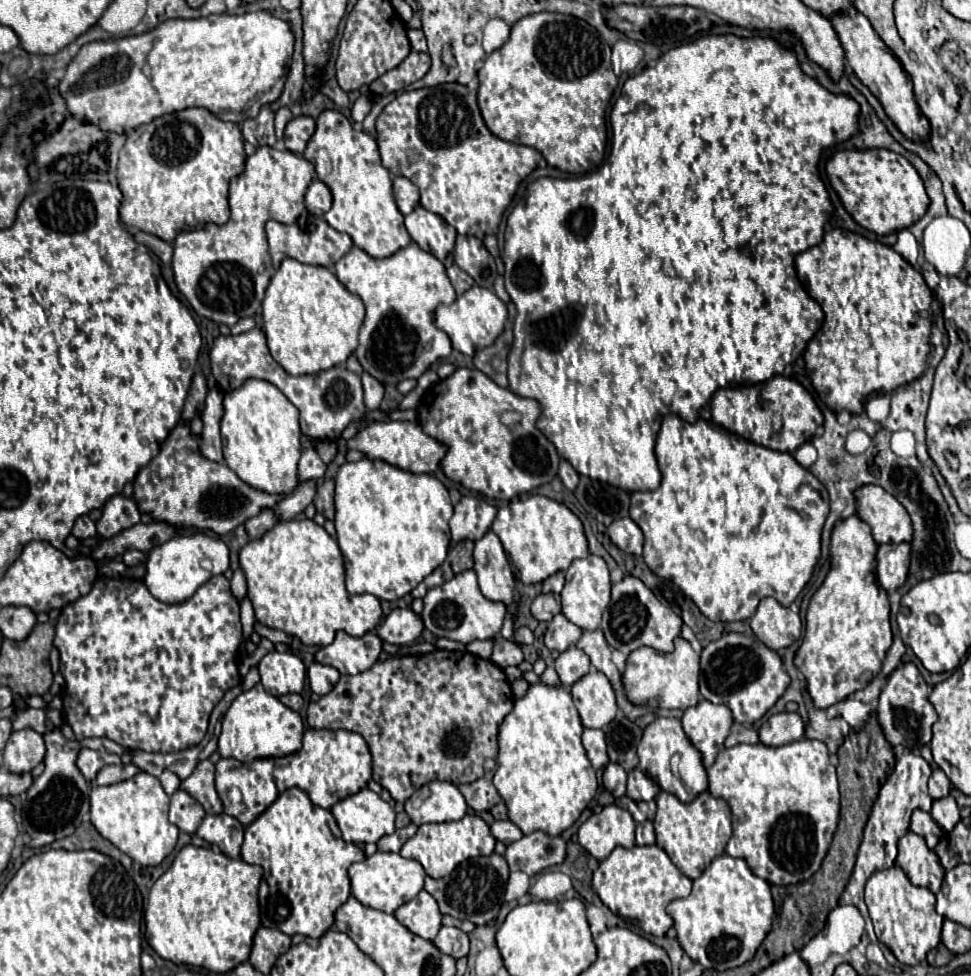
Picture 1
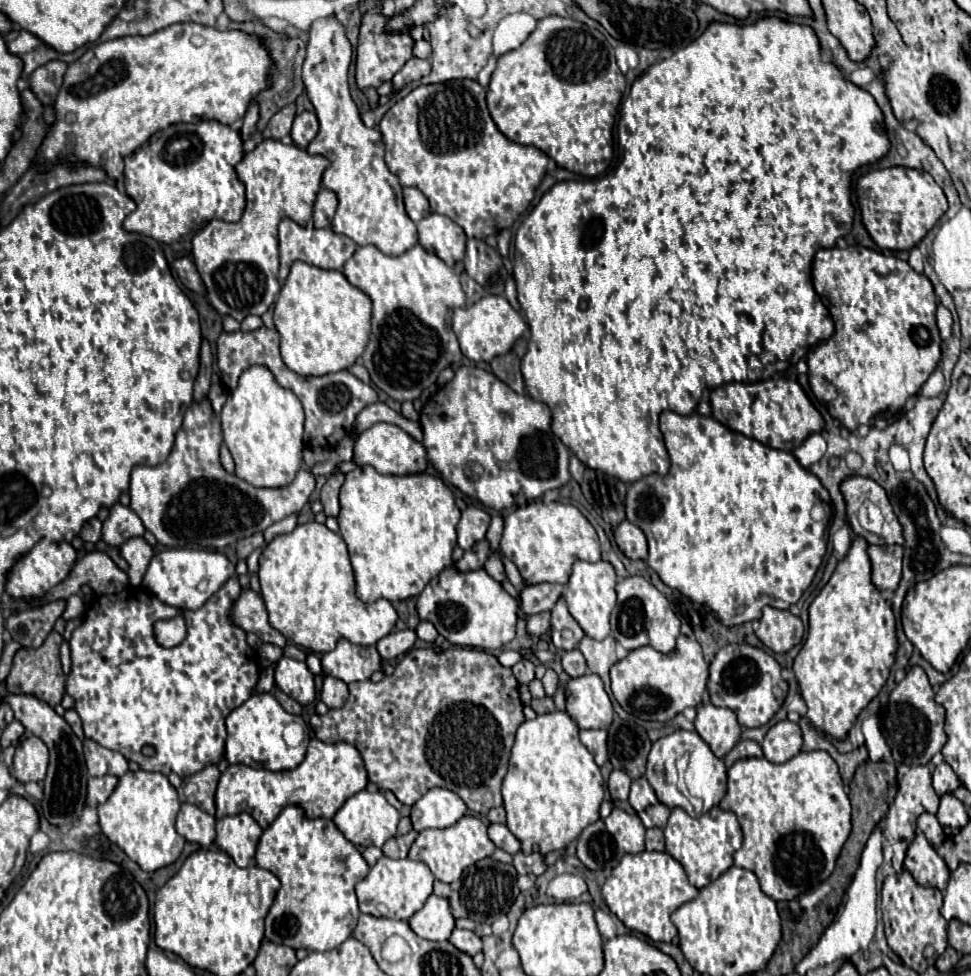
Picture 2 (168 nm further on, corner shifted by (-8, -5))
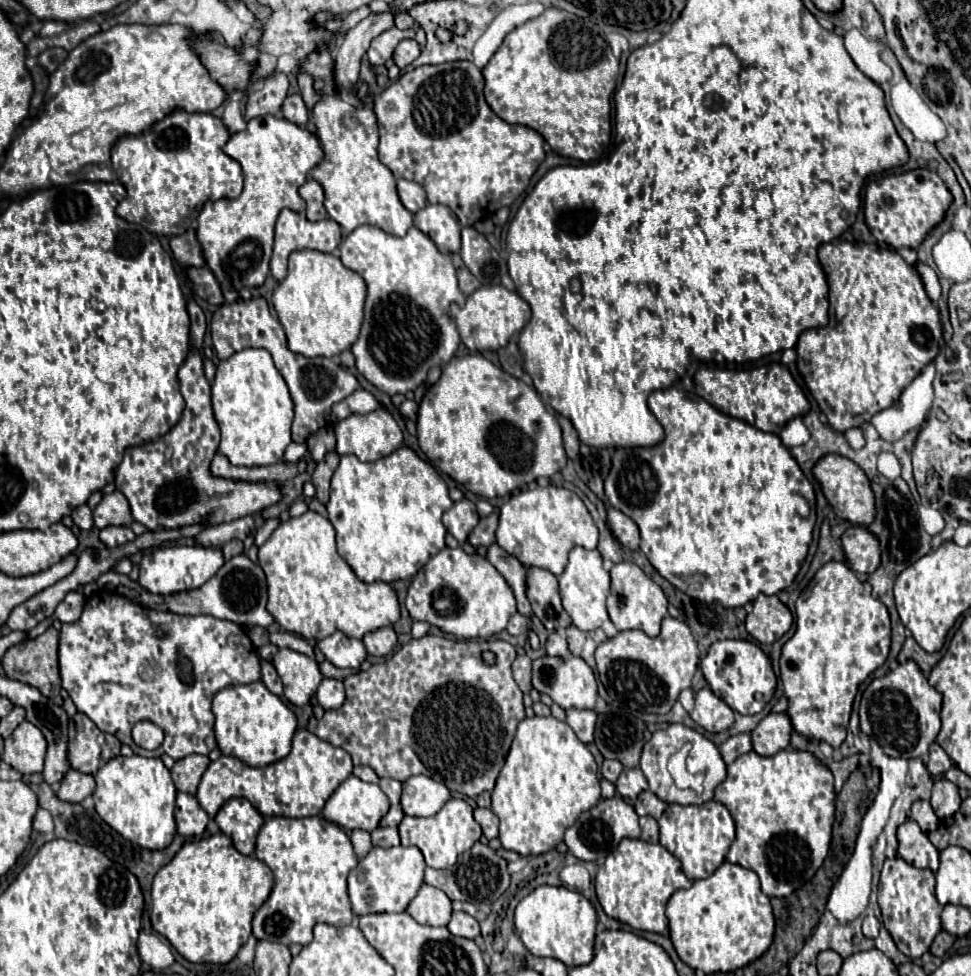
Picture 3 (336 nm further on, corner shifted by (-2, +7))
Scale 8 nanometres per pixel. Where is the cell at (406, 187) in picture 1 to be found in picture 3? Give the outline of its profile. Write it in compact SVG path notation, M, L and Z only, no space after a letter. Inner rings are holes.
M401 178L401 180L397 180L397 192L399 192L399 198L401 198L403 206L405 206L409 212L413 212L413 214L427 204L425 190L423 190L417 182L403 180L403 178Z

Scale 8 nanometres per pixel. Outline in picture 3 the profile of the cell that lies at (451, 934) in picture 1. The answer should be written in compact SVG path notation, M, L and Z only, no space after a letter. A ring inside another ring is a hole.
M453 912L447 928L453 936L461 936L461 938L469 938L469 940L479 936L479 922L465 912Z

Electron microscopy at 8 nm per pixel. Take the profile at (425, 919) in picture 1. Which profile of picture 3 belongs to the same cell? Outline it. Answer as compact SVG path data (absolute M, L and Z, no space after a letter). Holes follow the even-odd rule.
M423 884L407 906L409 916L425 926L447 926L451 918L451 900L439 888Z

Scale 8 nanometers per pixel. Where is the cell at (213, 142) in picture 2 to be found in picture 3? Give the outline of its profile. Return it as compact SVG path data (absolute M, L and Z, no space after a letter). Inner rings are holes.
M175 110L155 126L151 126L151 134L141 134L141 136L127 136L119 138L111 150L113 158L113 170L119 176L121 168L121 184L125 184L127 196L121 200L117 206L117 216L121 216L127 222L141 224L149 232L163 236L169 236L175 232L177 222L187 218L193 210L199 210L205 200L219 200L219 198L237 198L243 190L243 172L241 166L229 158L221 146L225 146L229 140L229 132L223 124L223 120L215 118L213 114L205 112L185 112L185 110Z

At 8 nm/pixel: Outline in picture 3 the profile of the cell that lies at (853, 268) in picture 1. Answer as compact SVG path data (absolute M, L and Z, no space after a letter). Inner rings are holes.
M829 242L819 246L819 262L829 284L829 324L799 336L795 346L797 368L831 428L845 432L857 426L857 416L865 412L873 416L899 400L903 388L937 356L941 322L917 268L907 264L893 248L863 242Z

